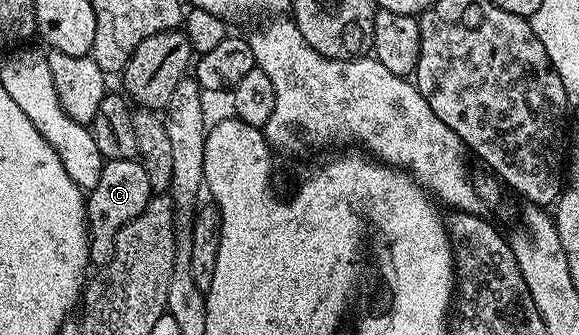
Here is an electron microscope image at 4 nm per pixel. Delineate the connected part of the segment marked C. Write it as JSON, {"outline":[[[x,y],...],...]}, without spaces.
{"outline":[[[126,157],[116,161],[108,160],[101,171],[101,179],[97,179],[97,187],[89,190],[86,198],[87,217],[89,220],[89,240],[91,243],[90,264],[102,267],[113,255],[117,233],[130,221],[137,219],[153,194],[149,187],[149,175],[145,175],[142,160]]]}

